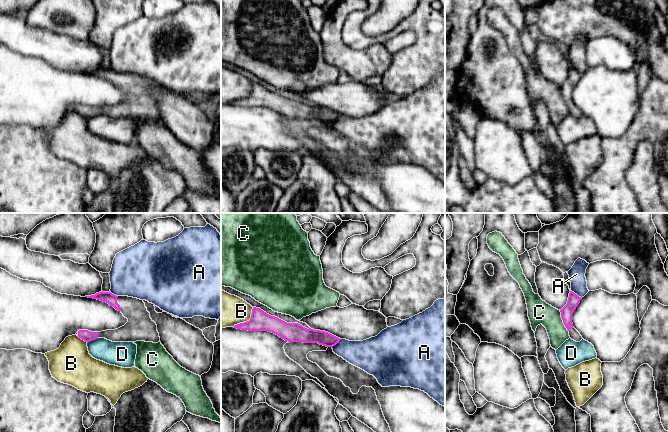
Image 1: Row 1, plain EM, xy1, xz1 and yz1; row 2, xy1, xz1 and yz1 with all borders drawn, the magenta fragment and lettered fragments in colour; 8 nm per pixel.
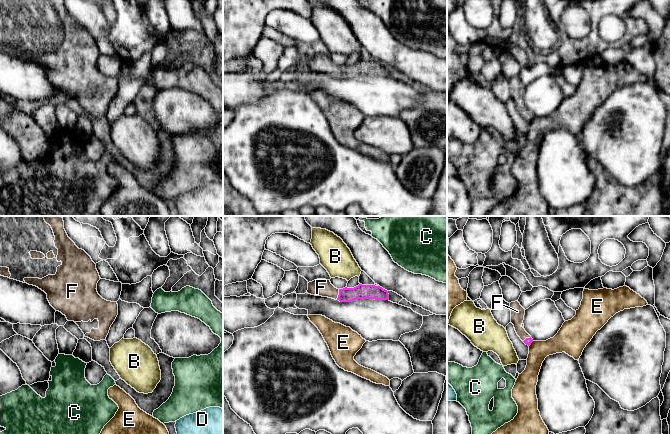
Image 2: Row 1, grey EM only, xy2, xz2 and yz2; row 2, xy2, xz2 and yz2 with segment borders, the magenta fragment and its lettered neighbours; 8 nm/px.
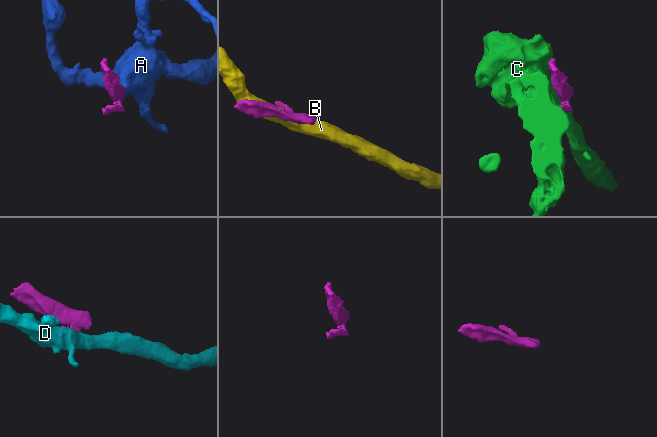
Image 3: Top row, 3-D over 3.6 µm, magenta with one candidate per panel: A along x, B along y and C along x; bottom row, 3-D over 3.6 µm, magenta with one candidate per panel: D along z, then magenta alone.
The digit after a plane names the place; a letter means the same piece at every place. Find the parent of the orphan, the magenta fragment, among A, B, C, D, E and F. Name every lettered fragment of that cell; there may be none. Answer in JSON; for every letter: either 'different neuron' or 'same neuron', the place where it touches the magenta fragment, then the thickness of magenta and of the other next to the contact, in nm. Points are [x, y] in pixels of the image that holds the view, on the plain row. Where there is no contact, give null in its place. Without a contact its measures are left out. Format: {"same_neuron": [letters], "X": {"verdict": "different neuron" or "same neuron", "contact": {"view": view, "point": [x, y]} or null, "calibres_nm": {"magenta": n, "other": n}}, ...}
{"same_neuron": ["F"], "A": {"verdict": "different neuron", "contact": {"view": "yz1", "point": [576, 70]}, "calibres_nm": {"magenta": 100, "other": 130}}, "B": {"verdict": "different neuron", "contact": {"view": "xz1", "point": [247, 97]}, "calibres_nm": {"magenta": 160, "other": 280}}, "C": {"verdict": "different neuron", "contact": {"view": "yz1", "point": [563, 97]}, "calibres_nm": {"magenta": 100, "other": 190}}, "D": {"verdict": "different neuron", "contact": {"view": "xy1", "point": [92, 115]}, "calibres_nm": {"magenta": 90, "other": 190}}, "E": {"verdict": "different neuron", "contact": {"view": "yz2", "point": [530, 120]}, "calibres_nm": {"magenta": 60, "other": 160}}, "F": {"verdict": "same neuron", "contact": {"view": "xz2", "point": [339, 70]}, "calibres_nm": {"magenta": 110, "other": 140}}}

